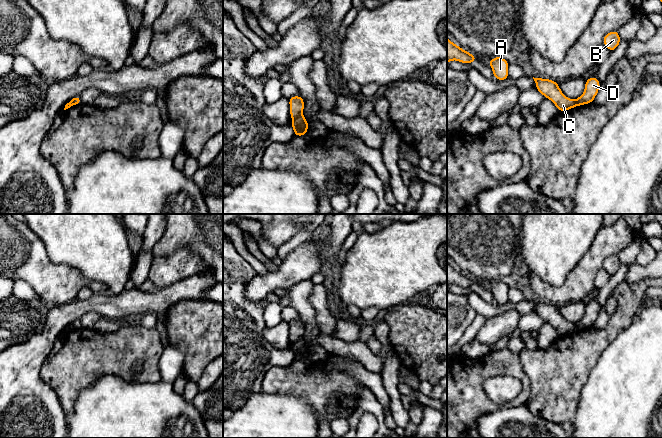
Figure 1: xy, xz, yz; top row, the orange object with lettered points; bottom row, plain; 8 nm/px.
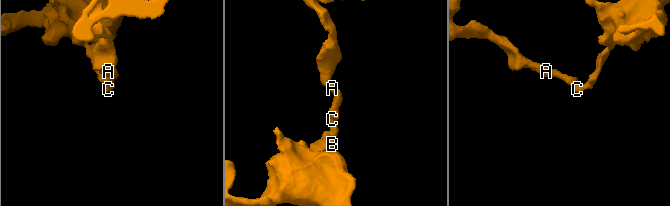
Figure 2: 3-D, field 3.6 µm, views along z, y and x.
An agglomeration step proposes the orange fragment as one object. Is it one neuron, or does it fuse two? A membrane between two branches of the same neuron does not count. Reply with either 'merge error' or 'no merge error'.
merge error

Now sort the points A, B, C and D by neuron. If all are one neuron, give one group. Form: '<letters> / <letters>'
A C / B D

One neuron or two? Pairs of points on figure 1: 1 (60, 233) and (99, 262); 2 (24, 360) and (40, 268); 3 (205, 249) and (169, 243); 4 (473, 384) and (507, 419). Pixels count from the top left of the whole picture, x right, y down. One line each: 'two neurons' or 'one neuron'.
1: one neuron
2: two neurons
3: one neuron
4: two neurons

